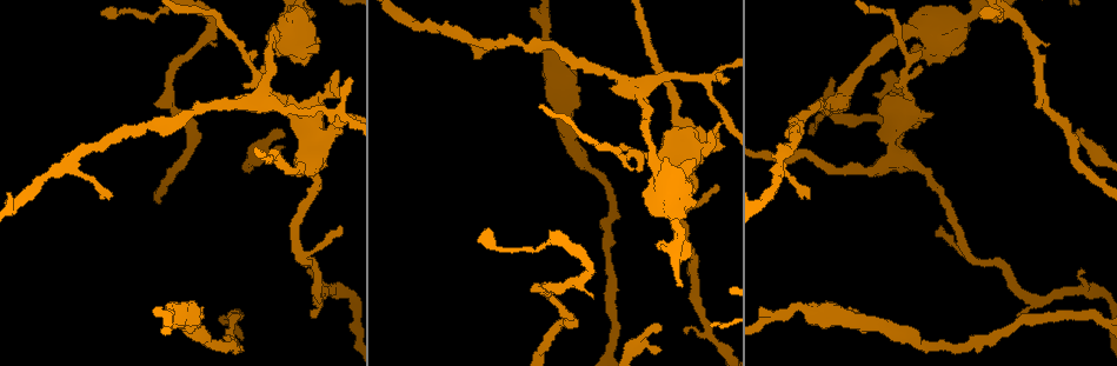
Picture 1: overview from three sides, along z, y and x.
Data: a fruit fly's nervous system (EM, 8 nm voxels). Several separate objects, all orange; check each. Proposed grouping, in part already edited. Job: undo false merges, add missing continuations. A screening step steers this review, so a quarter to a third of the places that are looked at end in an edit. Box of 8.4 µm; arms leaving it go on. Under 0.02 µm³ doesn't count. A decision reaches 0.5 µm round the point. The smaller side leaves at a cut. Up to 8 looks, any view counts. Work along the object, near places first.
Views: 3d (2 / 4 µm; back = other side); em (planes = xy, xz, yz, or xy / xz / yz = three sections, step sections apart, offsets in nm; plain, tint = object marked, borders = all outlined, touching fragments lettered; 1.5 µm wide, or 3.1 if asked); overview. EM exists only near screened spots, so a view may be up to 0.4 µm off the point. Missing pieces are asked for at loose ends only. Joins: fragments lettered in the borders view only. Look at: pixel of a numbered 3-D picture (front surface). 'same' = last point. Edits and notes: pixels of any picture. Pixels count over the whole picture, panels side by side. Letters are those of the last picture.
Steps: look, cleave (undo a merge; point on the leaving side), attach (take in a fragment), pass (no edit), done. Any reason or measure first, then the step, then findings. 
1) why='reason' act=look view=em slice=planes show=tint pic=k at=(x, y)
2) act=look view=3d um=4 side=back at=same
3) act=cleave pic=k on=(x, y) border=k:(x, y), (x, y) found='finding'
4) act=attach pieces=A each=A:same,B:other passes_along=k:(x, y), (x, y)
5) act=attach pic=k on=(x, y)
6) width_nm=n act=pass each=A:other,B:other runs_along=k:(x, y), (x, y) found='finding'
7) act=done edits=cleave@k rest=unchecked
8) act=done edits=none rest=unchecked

why='three arms meet' act=look view=em slice=planes show=borders pic=1 at=(263, 96)

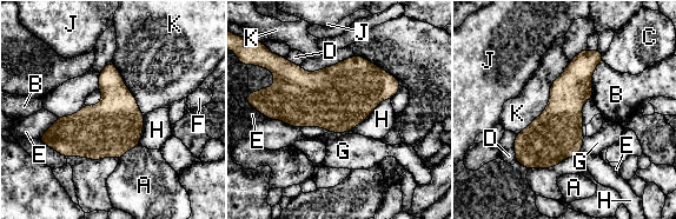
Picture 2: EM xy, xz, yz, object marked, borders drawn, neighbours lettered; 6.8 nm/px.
act=pass each=A:other,B:other,C:other,D:other,E:other,F:other,G:other,H:other,J:other,K:other runs_along=2:(597, 53), (559, 126), (524, 164) found='all the same cell'

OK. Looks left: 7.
why='calibre changes' act=look view=em slice=xz step=8 show=tint pic=1 at=(676, 117)

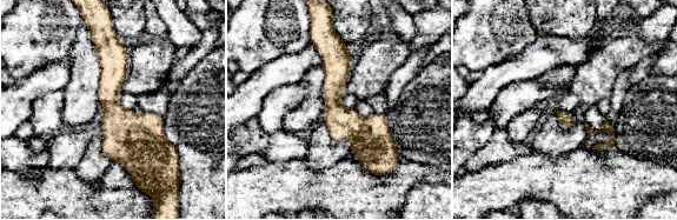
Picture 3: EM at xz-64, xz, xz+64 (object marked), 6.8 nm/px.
why='another direction' act=look view=em slice=planes show=borders at=same

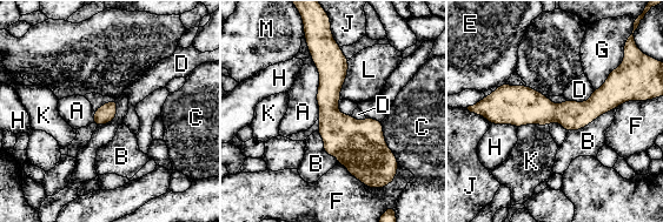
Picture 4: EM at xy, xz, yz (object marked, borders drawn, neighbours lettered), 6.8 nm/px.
width_nm=130 act=pass each=A:other,B:other,C:other,D:other,E:other,F:other,G:other,H:other,J:other,K:other,L:other,M:other runs_along=4:(630, 95), (588, 112), (491, 107) found='continuous, no second cell'

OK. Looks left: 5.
why='branch stops here' act=look view=em slice=xz step=4 show=tint pic=1 at=(932, 113)

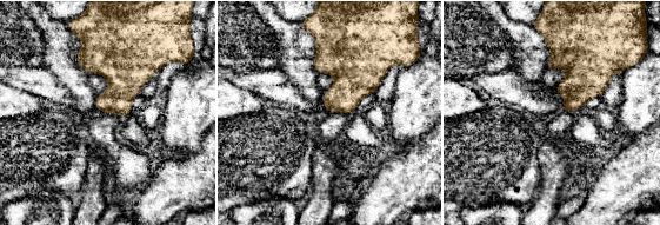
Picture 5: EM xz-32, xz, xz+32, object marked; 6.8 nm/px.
why='what lies round it' act=look view=em slice=xz step=4 show=borders at=same

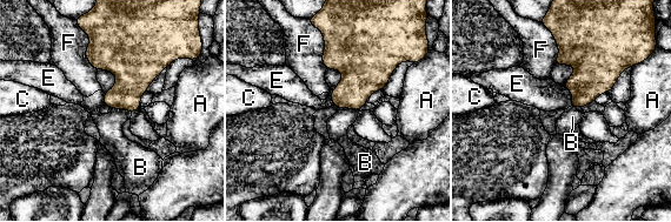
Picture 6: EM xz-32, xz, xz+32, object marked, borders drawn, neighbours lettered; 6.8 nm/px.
act=pass each=A:other,B:other,C:other,E:other,F:other border=6:(339, 108), (352, 108), (358, 112) found='no lettered fragment goes on from it'

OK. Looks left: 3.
act=done edits=none rest=unchecked

